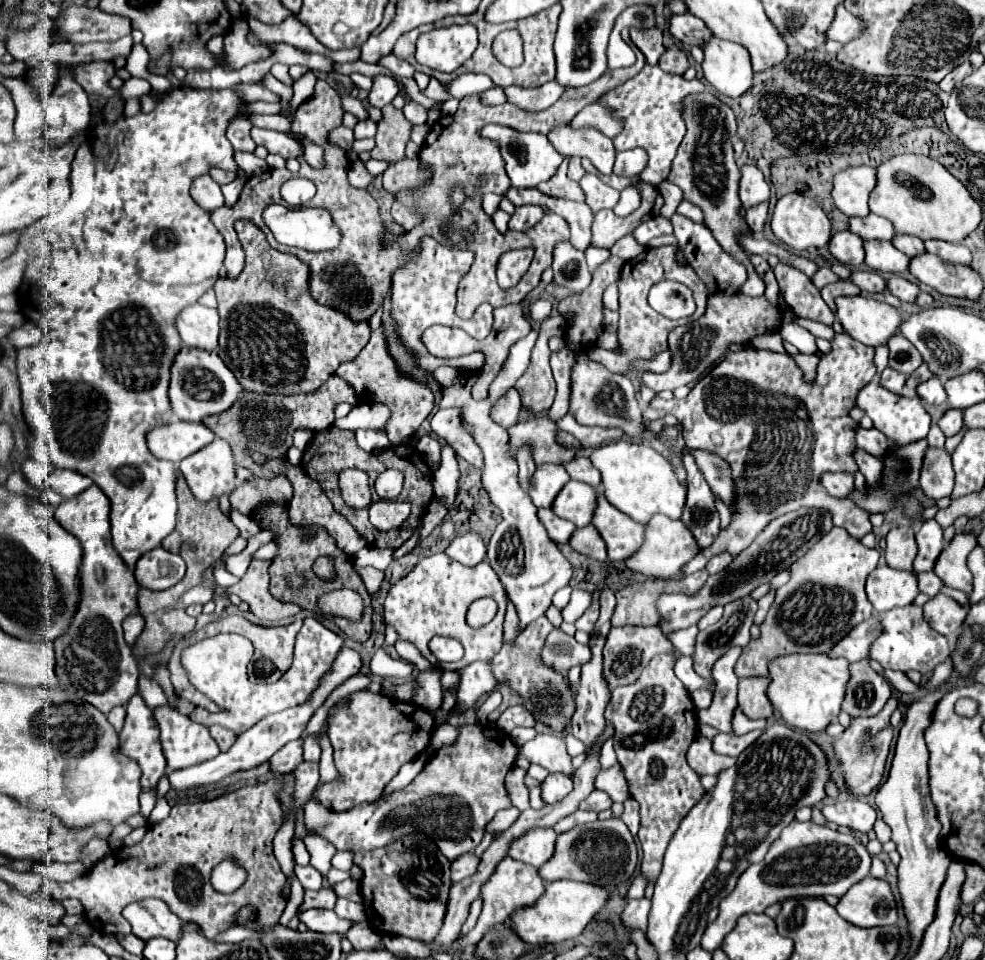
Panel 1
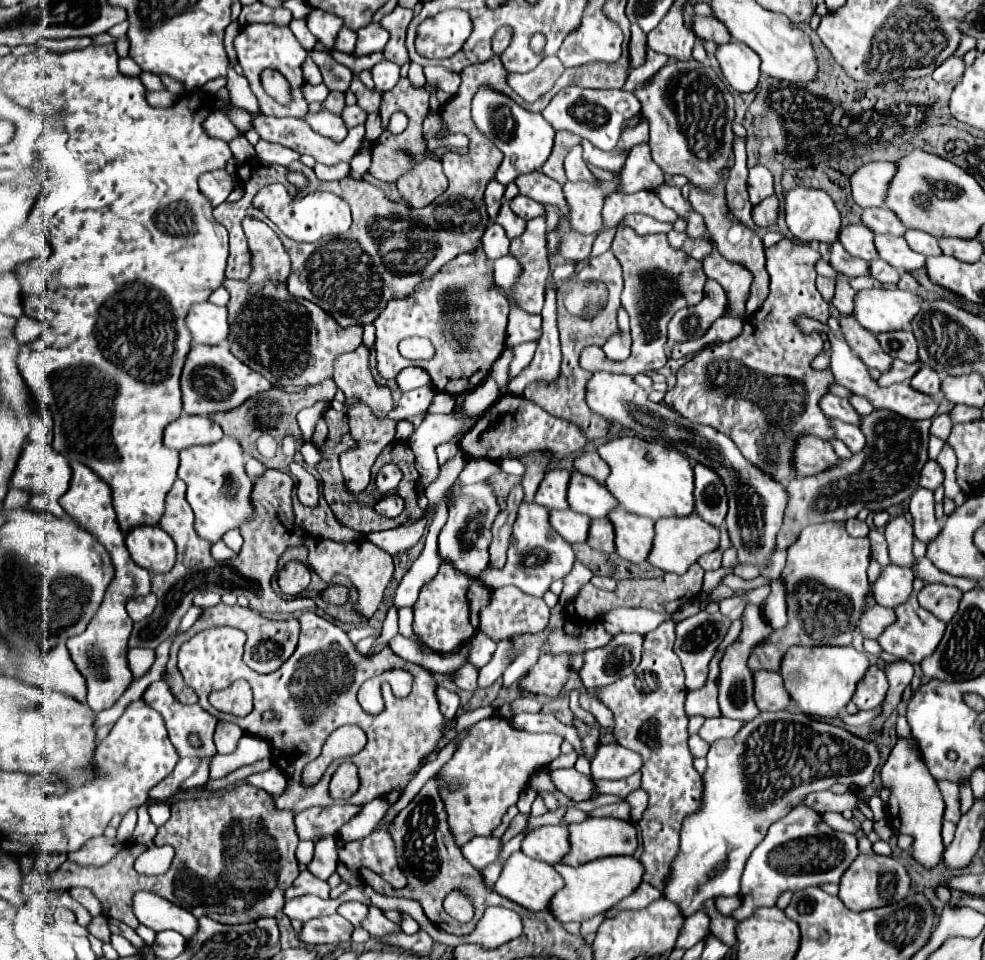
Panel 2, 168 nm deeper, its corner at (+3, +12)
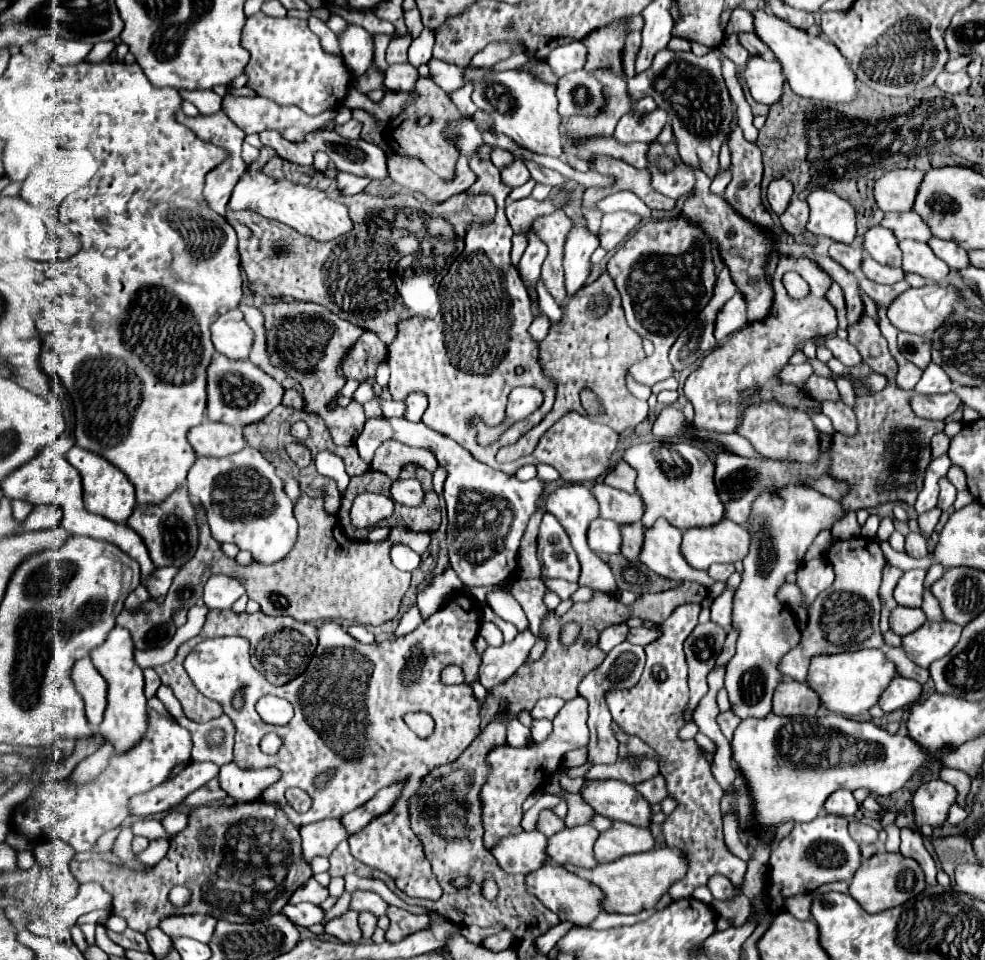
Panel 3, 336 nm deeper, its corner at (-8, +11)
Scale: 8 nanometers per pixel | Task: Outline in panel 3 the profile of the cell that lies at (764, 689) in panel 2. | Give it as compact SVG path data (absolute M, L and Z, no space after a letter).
M785 677L773 697L773 713L777 715L817 715L821 701L817 693L805 685Z

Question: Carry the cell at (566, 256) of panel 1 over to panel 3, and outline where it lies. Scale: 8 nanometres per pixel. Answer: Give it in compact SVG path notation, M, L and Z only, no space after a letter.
M615 211L615 213L607 213L603 217L601 223L601 233L599 233L599 241L601 247L605 247L607 251L615 249L617 245L621 245L625 241L625 237L637 229L641 225L643 217L637 213L629 213L629 211Z

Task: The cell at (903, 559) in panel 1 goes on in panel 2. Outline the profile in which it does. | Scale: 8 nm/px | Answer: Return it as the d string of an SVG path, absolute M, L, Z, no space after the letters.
M896 516L886 524L886 542L892 564L906 568L914 566L916 558L912 554L912 540L914 540L912 524L906 518Z

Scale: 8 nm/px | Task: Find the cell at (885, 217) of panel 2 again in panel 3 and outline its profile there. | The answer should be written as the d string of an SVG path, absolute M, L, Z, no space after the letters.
M885 213L885 219L881 221L883 227L891 229L897 239L913 239L927 243L933 233L929 231L929 225L915 213Z

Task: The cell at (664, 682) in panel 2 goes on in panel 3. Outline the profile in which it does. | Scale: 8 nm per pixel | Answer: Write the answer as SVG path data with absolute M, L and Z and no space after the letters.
M685 603L683 607L677 607L673 615L669 615L667 621L663 623L663 637L659 637L655 643L645 647L647 665L641 675L641 681L631 689L607 693L607 705L611 709L613 721L627 735L639 737L663 757L659 763L661 775L667 779L669 797L675 797L679 801L679 807L663 823L663 835L667 839L667 845L679 847L687 853L689 871L685 879L677 881L669 889L669 895L673 899L691 897L693 891L705 885L705 881L711 875L715 873L727 875L731 883L737 887L737 895L733 901L717 901L714 909L722 918L729 919L731 924L743 925L751 911L751 903L741 891L747 863L735 857L733 853L729 853L723 841L723 823L721 823L721 813L719 813L719 801L721 801L723 789L711 775L709 763L707 759L703 759L697 743L693 739L681 741L677 735L679 729L685 725L681 713L689 699L688 665L685 663L683 643L687 635L695 629L699 611L701 607L697 603Z

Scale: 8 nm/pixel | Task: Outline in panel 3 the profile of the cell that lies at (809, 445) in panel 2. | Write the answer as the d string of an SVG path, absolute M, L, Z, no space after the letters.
M763 401L759 405L747 405L741 415L737 433L747 437L753 449L773 459L797 459L799 463L815 463L819 459L819 435L811 417L797 407L781 405L779 401Z

